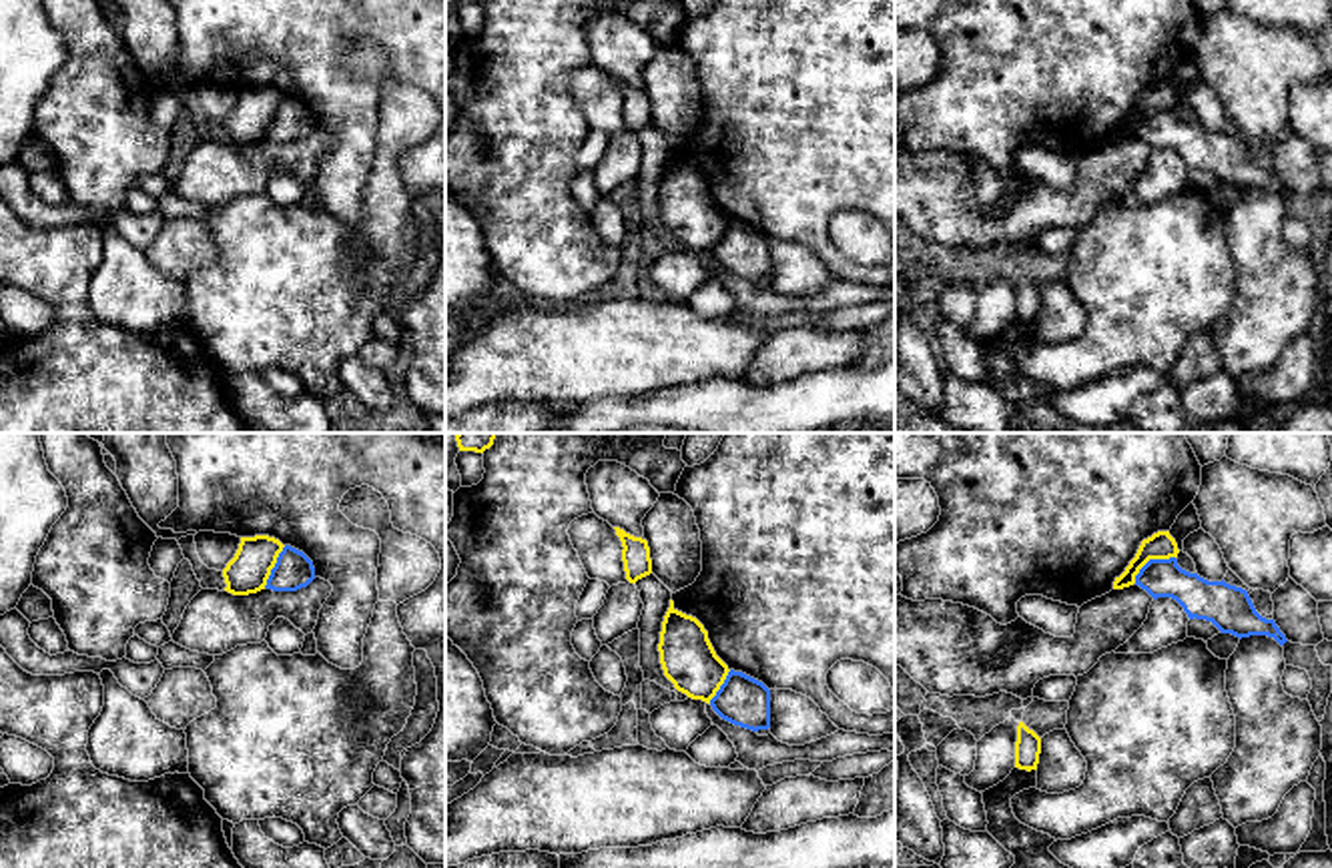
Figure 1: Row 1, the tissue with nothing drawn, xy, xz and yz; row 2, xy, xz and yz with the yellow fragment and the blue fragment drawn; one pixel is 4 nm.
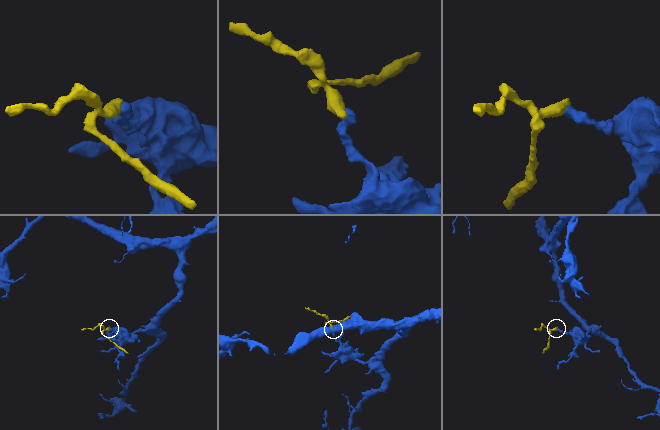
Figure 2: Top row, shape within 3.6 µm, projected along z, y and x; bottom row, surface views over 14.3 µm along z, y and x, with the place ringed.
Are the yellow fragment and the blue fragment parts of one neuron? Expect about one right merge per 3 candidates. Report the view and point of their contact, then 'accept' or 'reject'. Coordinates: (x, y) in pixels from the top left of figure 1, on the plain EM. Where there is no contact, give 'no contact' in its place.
yz (1150, 109) | reject

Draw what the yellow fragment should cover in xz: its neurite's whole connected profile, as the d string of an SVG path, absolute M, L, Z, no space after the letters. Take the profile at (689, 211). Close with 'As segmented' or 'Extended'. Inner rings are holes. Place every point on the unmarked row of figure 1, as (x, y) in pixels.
M670 158L660 182L660 214L674 239L692 251L710 255L728 227L728 216L716 206L704 176Z. As segmented

